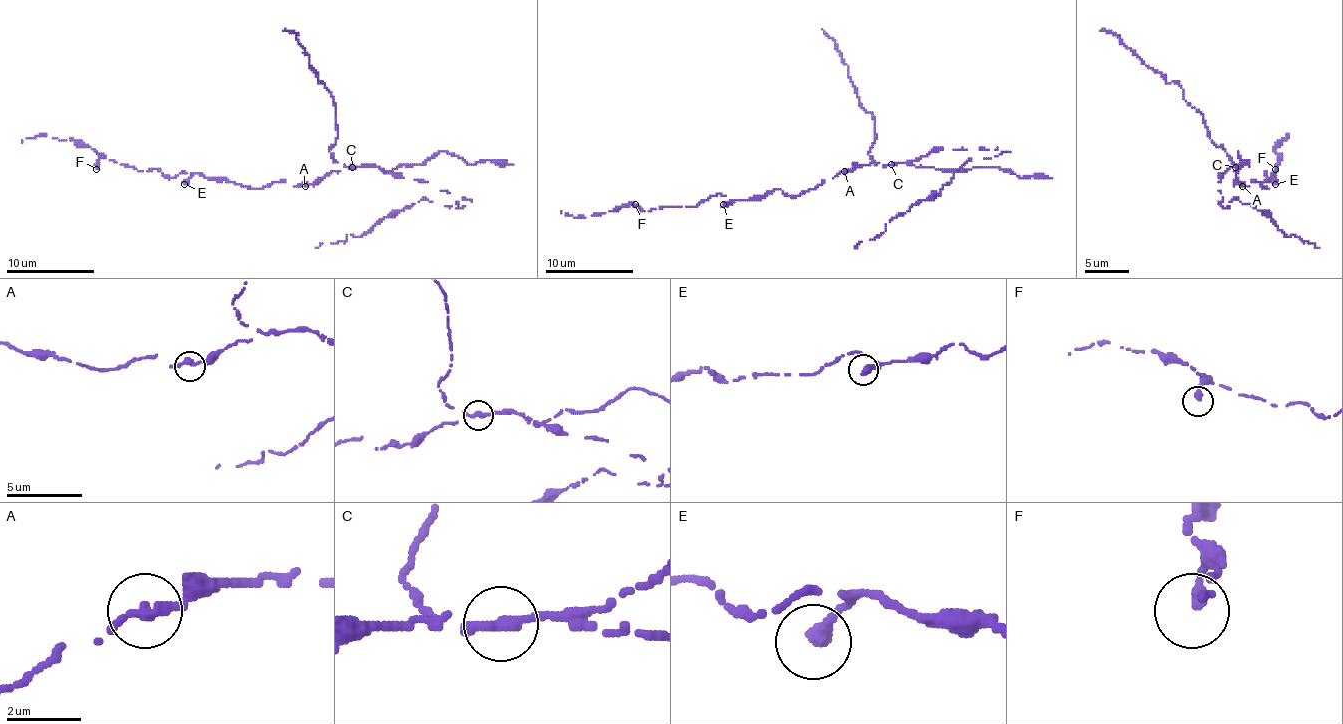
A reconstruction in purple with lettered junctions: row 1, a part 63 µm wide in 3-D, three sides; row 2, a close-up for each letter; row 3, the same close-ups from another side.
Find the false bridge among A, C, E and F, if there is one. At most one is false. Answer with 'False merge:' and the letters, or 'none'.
False merge: C

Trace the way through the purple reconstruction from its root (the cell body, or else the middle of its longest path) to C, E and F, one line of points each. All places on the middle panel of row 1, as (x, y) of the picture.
C: (833, 178), (842, 171), (852, 171), (872, 163), (892, 165)
E: (833, 178), (800, 195), (787, 195), (780, 189), (774, 189), (763, 195), (723, 204)
F: (833, 178), (800, 195), (774, 189), (747, 200), (730, 200), (719, 193), (695, 206), (642, 211), (635, 204)

